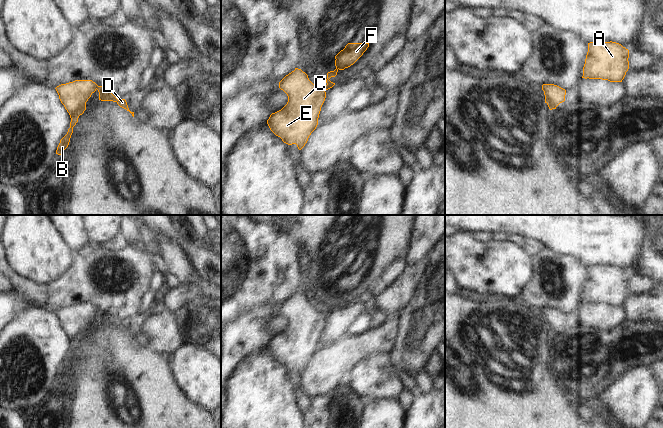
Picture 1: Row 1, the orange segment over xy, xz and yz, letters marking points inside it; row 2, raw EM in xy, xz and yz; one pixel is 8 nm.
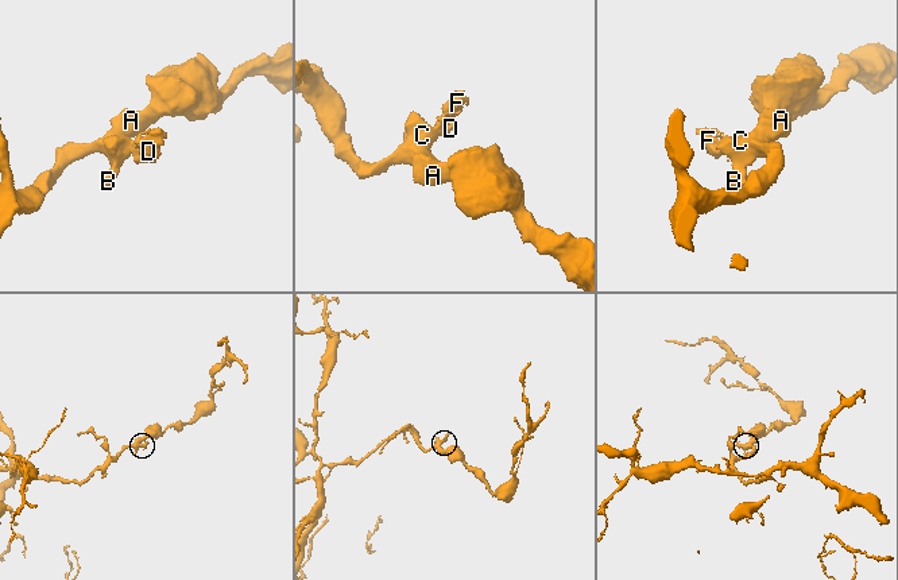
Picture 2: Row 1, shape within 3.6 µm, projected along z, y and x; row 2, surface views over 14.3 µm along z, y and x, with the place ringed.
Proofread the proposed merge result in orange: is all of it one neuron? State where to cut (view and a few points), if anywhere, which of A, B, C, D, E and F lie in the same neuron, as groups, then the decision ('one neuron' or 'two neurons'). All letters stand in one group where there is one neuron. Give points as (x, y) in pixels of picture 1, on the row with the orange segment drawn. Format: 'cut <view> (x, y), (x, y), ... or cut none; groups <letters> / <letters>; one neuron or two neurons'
cut xz (320, 88), (324, 91); groups A B C E / D F; two neurons

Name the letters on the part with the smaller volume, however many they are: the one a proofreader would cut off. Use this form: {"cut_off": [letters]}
{"cut_off": ["D", "F"]}

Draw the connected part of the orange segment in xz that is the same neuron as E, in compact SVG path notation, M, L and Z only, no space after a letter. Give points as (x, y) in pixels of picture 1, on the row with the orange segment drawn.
M295 68L279 82L279 88L287 94L288 102L281 110L270 115L267 124L270 130L280 137L284 143L288 145L296 144L298 149L301 150L318 125L318 118L326 98L326 92L314 85L309 80L308 75L298 68Z

